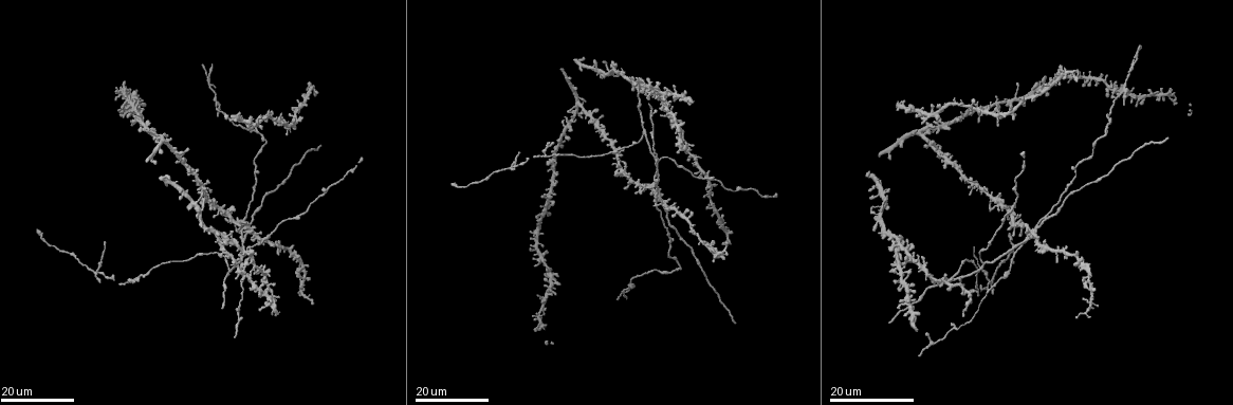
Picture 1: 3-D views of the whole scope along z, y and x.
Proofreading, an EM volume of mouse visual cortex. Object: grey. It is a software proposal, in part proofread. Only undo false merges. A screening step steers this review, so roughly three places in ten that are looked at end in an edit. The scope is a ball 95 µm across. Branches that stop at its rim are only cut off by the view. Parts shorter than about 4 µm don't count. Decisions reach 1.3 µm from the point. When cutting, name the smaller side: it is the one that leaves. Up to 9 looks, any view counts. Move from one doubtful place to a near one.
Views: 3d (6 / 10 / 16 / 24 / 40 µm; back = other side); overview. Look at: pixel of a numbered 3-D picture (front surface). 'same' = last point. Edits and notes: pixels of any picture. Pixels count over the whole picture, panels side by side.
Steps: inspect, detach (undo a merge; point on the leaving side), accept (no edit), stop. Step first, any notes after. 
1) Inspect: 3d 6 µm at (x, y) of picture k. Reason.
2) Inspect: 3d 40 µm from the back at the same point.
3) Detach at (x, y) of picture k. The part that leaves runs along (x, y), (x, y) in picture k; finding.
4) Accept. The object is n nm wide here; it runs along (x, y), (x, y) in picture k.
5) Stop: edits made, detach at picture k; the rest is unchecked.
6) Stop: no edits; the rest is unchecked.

Inspect: 3d 24 µm at (209, 80) of picture 1. Thin arm on a thick one.

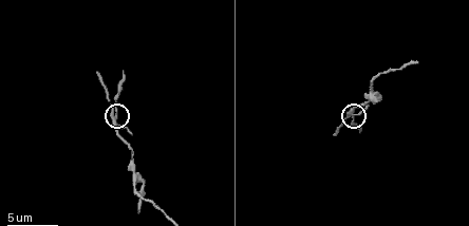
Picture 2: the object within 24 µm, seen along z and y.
Inspect: 3d 6 µm at (117, 113) of picture 2.

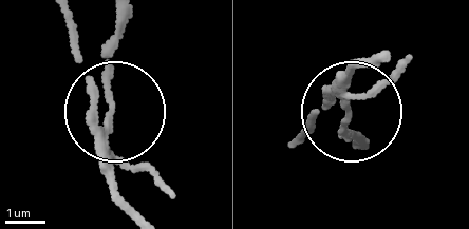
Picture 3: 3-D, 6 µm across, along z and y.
Detach at (152, 172) of picture 3. The object is 160 nm wide here; the part that leaves runs along (99, 141), (119, 14) in picture 3; two cells meet here.

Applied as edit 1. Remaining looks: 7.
Inspect: overview. See it whole again.

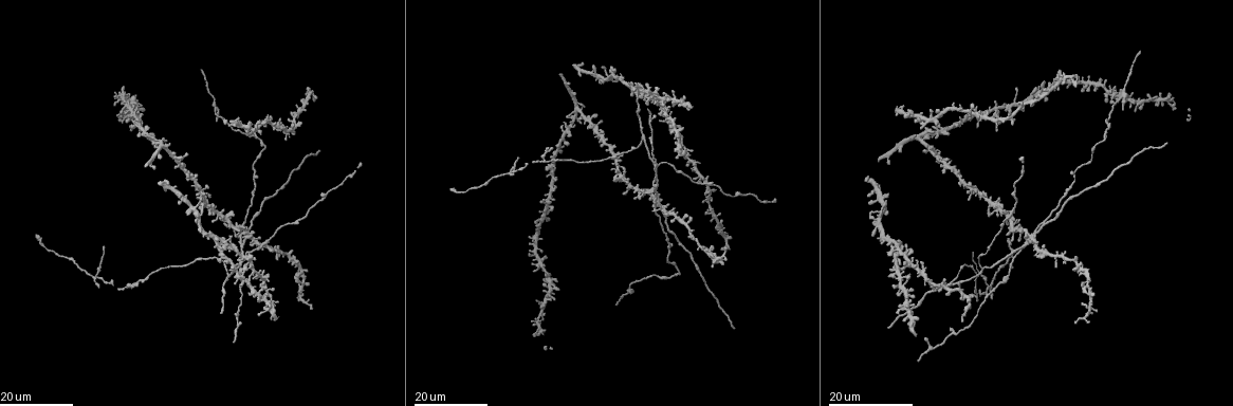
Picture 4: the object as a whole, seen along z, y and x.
Inspect: 3d 16 µm at (1072, 171) of picture 4. Three-way junction.

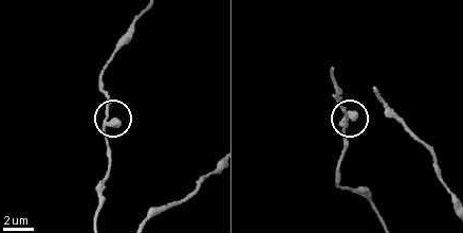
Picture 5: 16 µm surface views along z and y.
Inspect: 3d 10 µm at (106, 122) of picture 5.

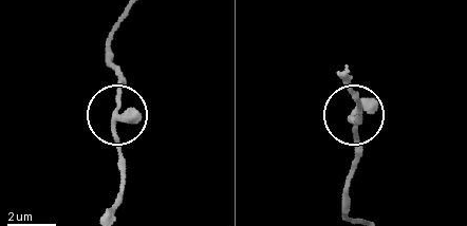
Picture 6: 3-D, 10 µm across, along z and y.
Inspect: 3d 6 µm at (117, 118) of picture 6.

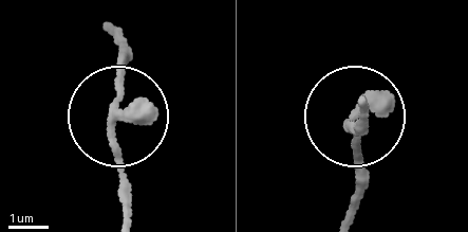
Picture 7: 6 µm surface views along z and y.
Accept. The object is 210 nm wide here; it runs along (123, 213), (112, 131), (123, 34) in picture 7; one cell here.

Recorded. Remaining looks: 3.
Inspect: 3d 16 µm at (655, 200) of picture 4. Looks like a crossing.

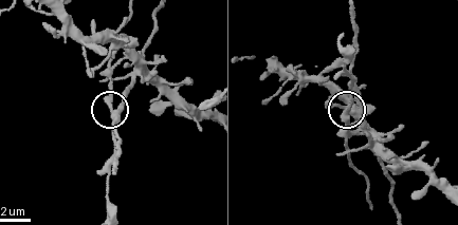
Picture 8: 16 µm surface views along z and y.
Inspect: 3d 6 µm at (347, 106) of picture 8.

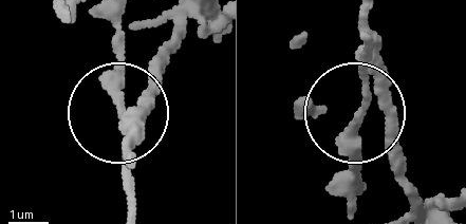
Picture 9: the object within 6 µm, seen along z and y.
Accept. The side arm is 42 µm long; it runs along (120, 14), (131, 192) in picture 9; all the same cell.

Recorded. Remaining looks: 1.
Stop: edits made, detach at picture 3; the rest is unchecked.

